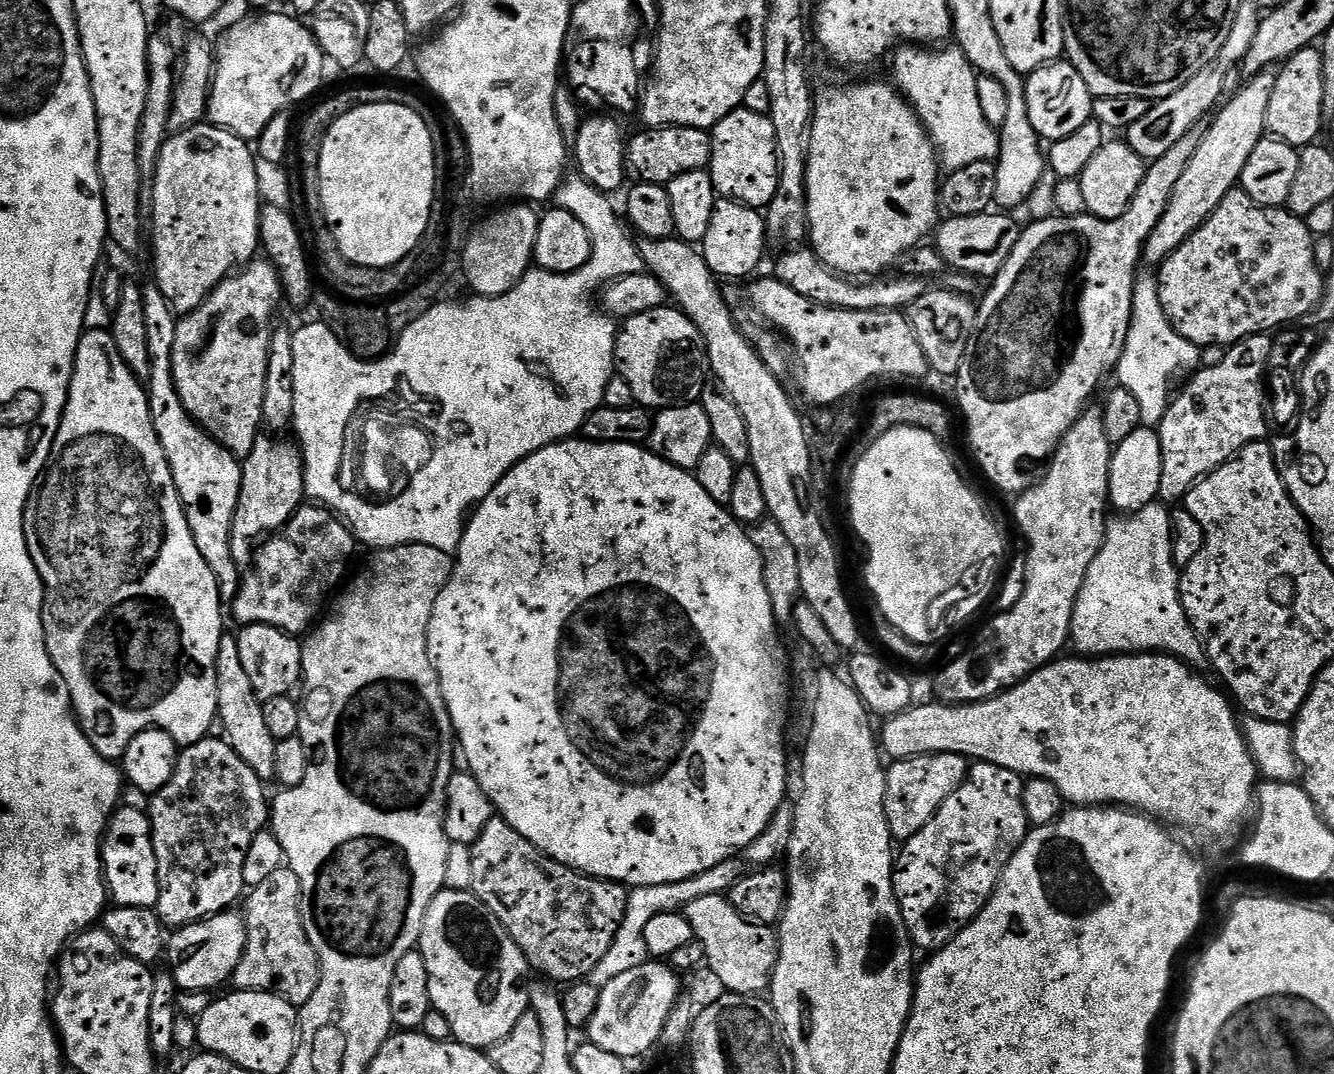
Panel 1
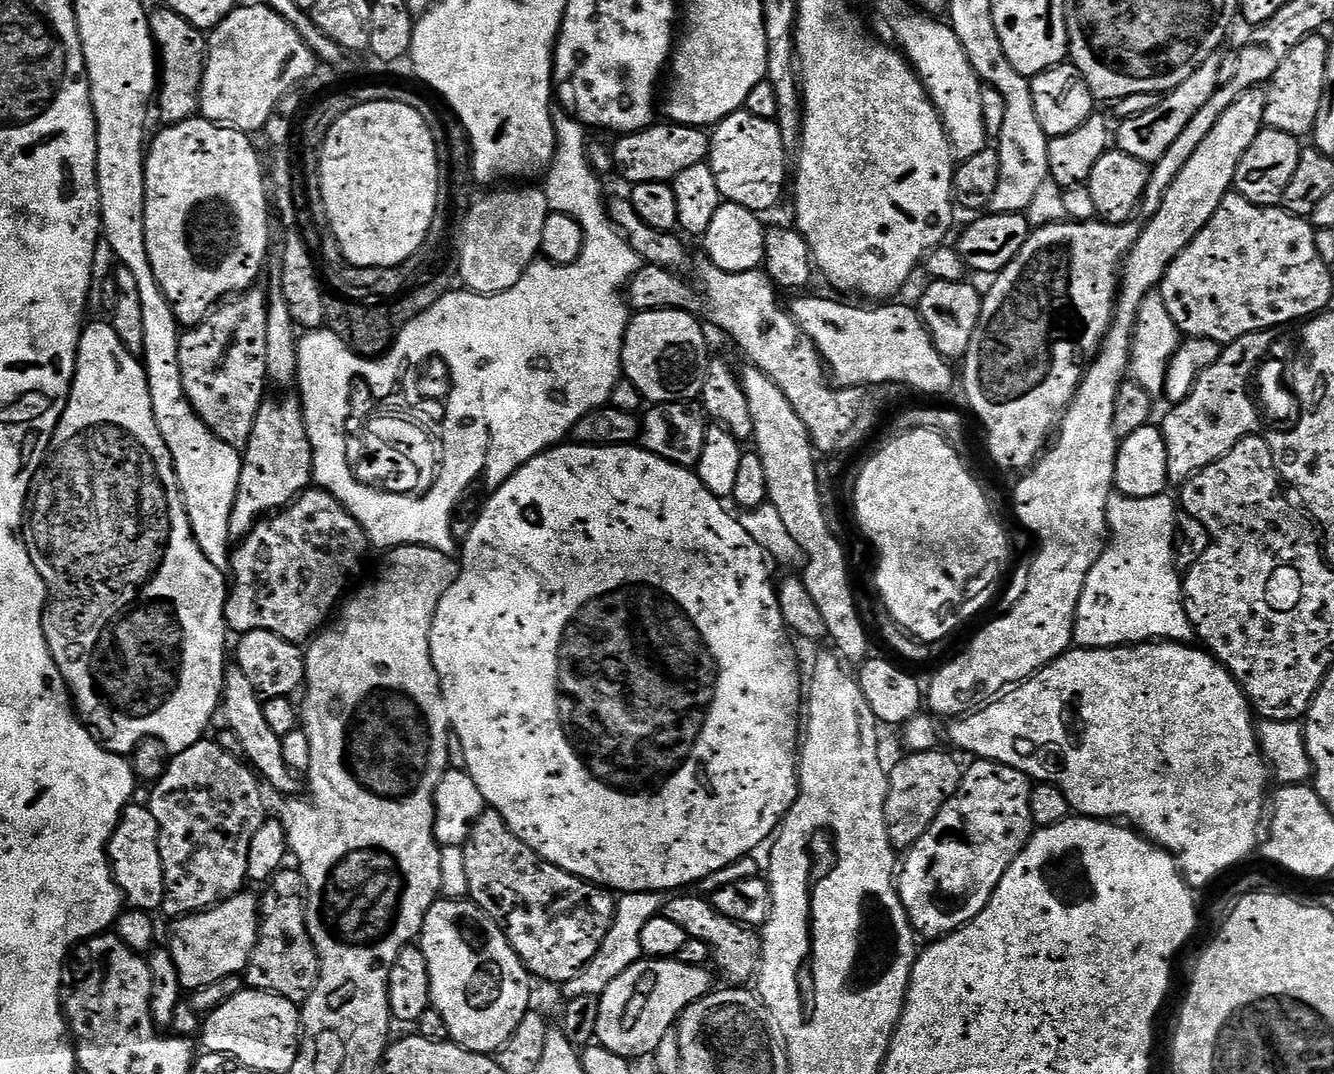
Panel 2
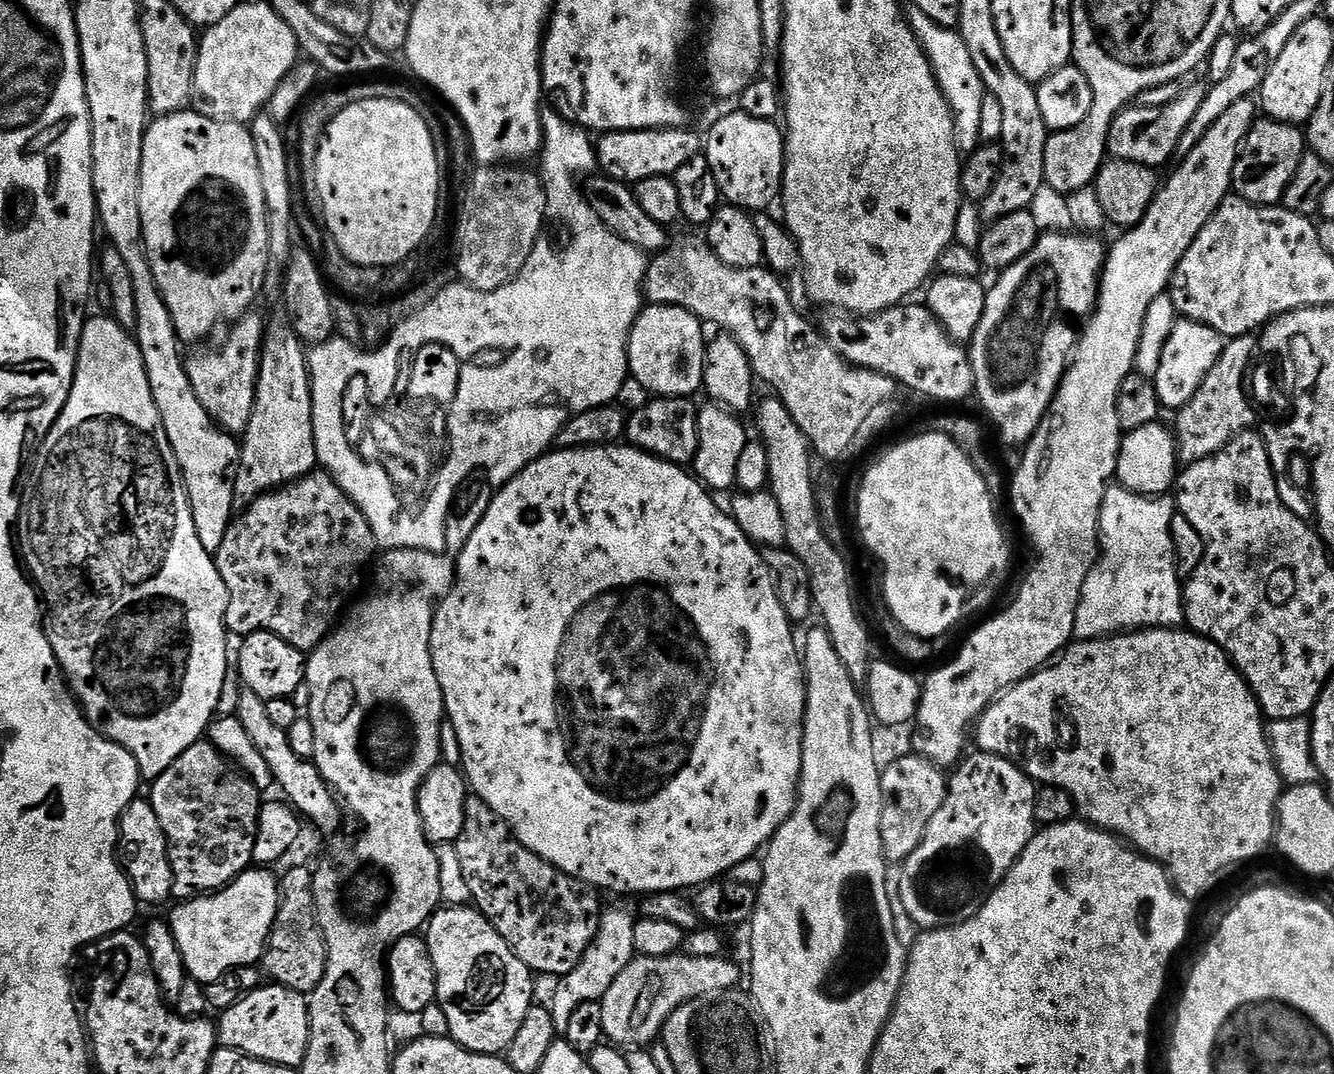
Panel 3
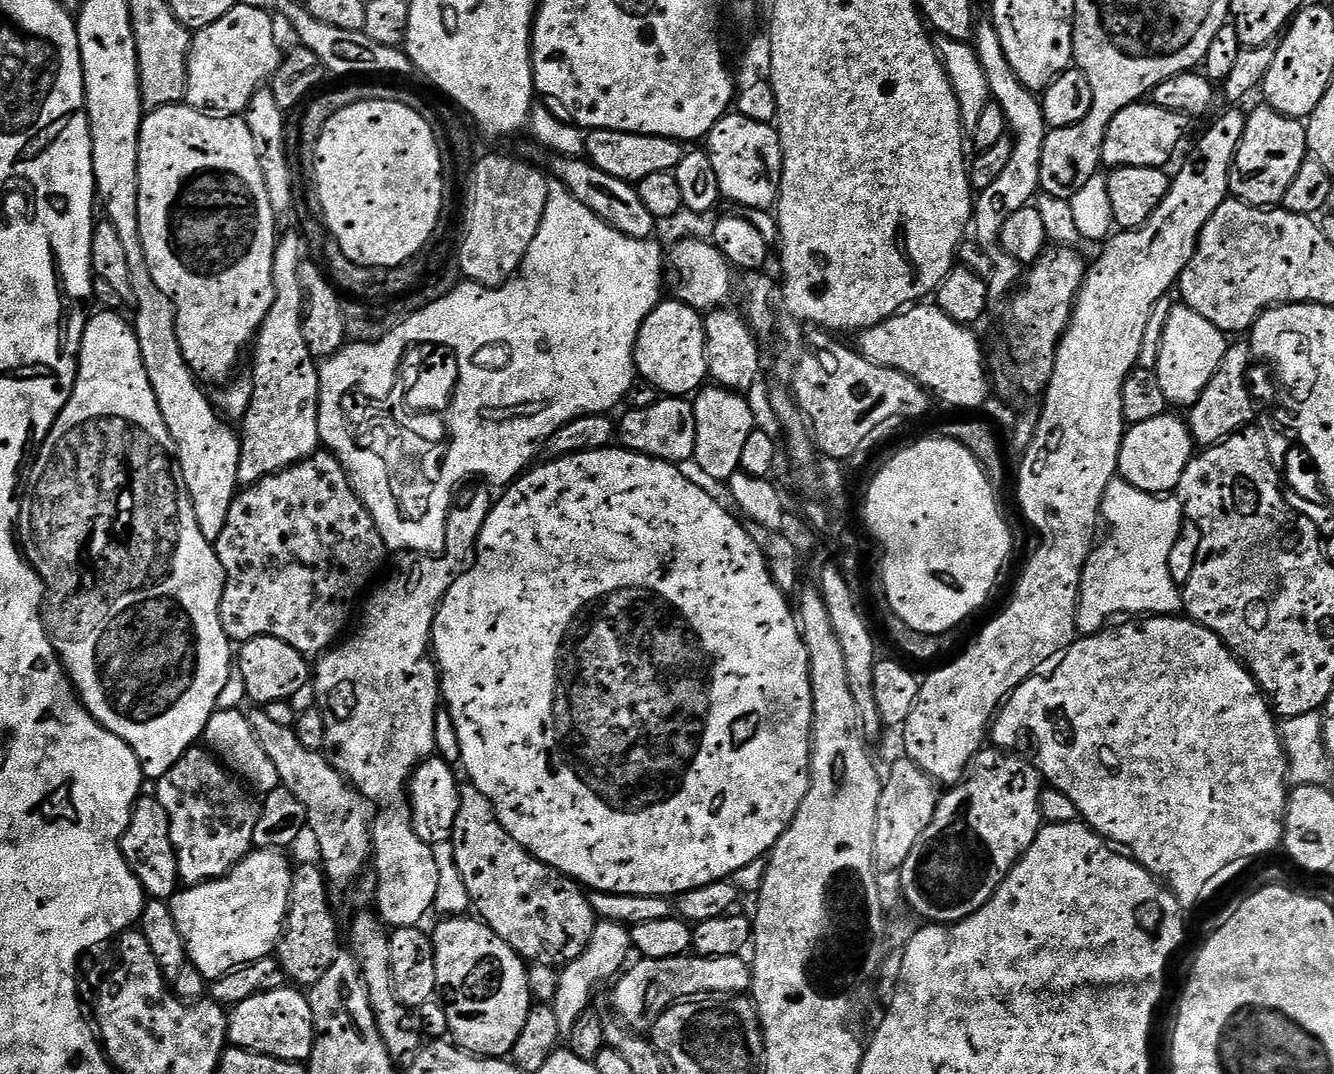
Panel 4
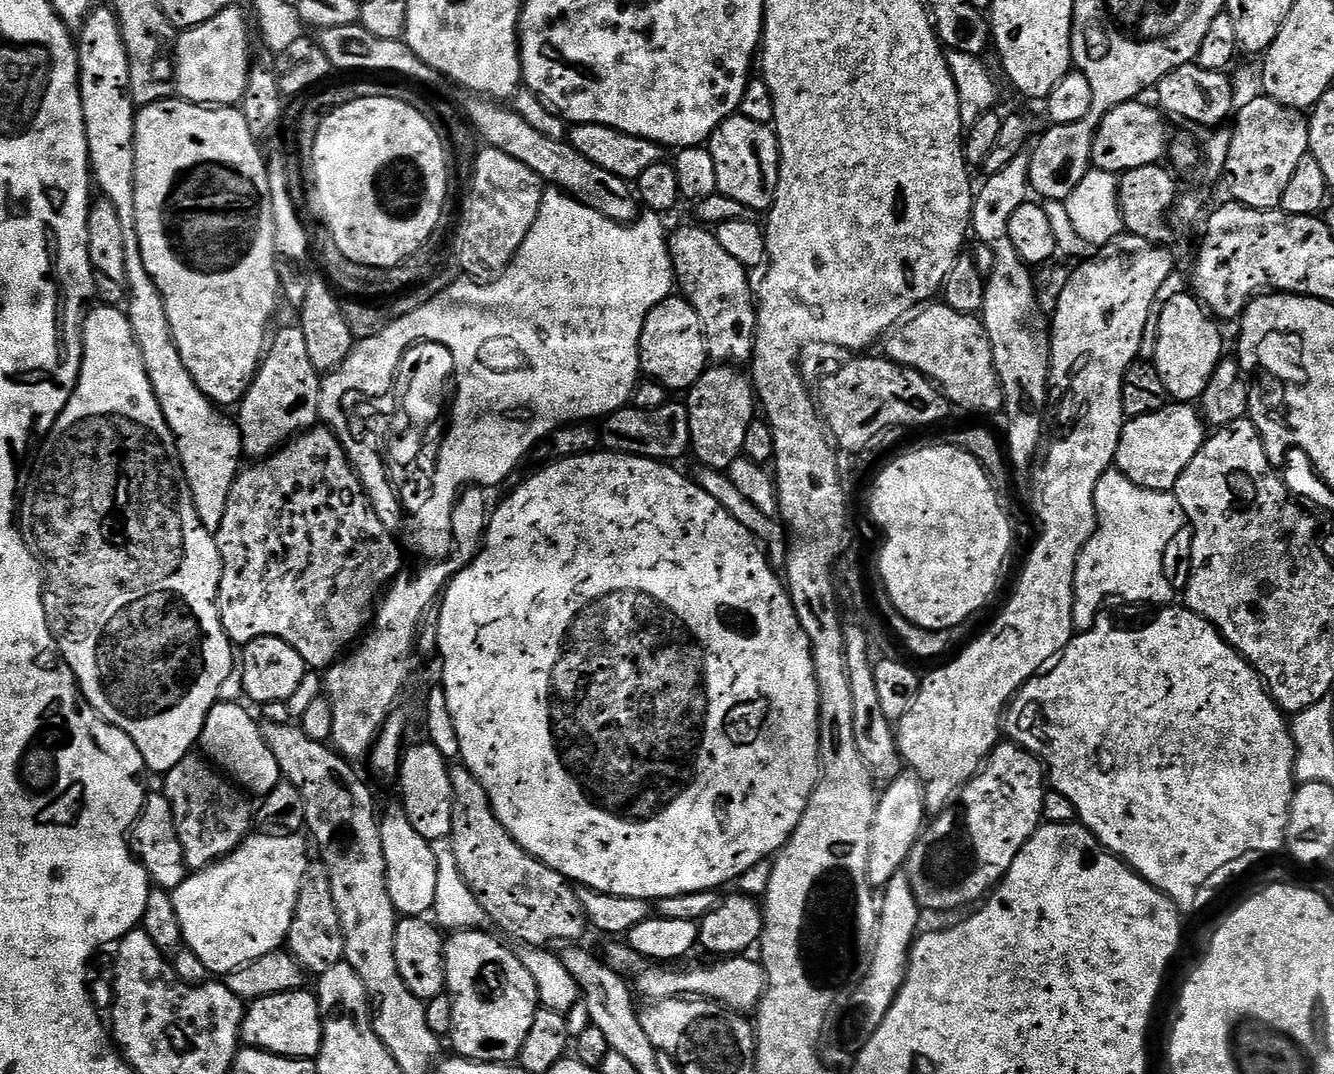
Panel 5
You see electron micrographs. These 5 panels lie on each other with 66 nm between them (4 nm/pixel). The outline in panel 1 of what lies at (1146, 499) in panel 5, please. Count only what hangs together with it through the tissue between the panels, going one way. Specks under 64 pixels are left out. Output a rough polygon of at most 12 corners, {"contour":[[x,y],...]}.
{"contour":[[1172,513],[1107,525],[1076,599],[1081,657],[1204,646],[1180,601]]}

